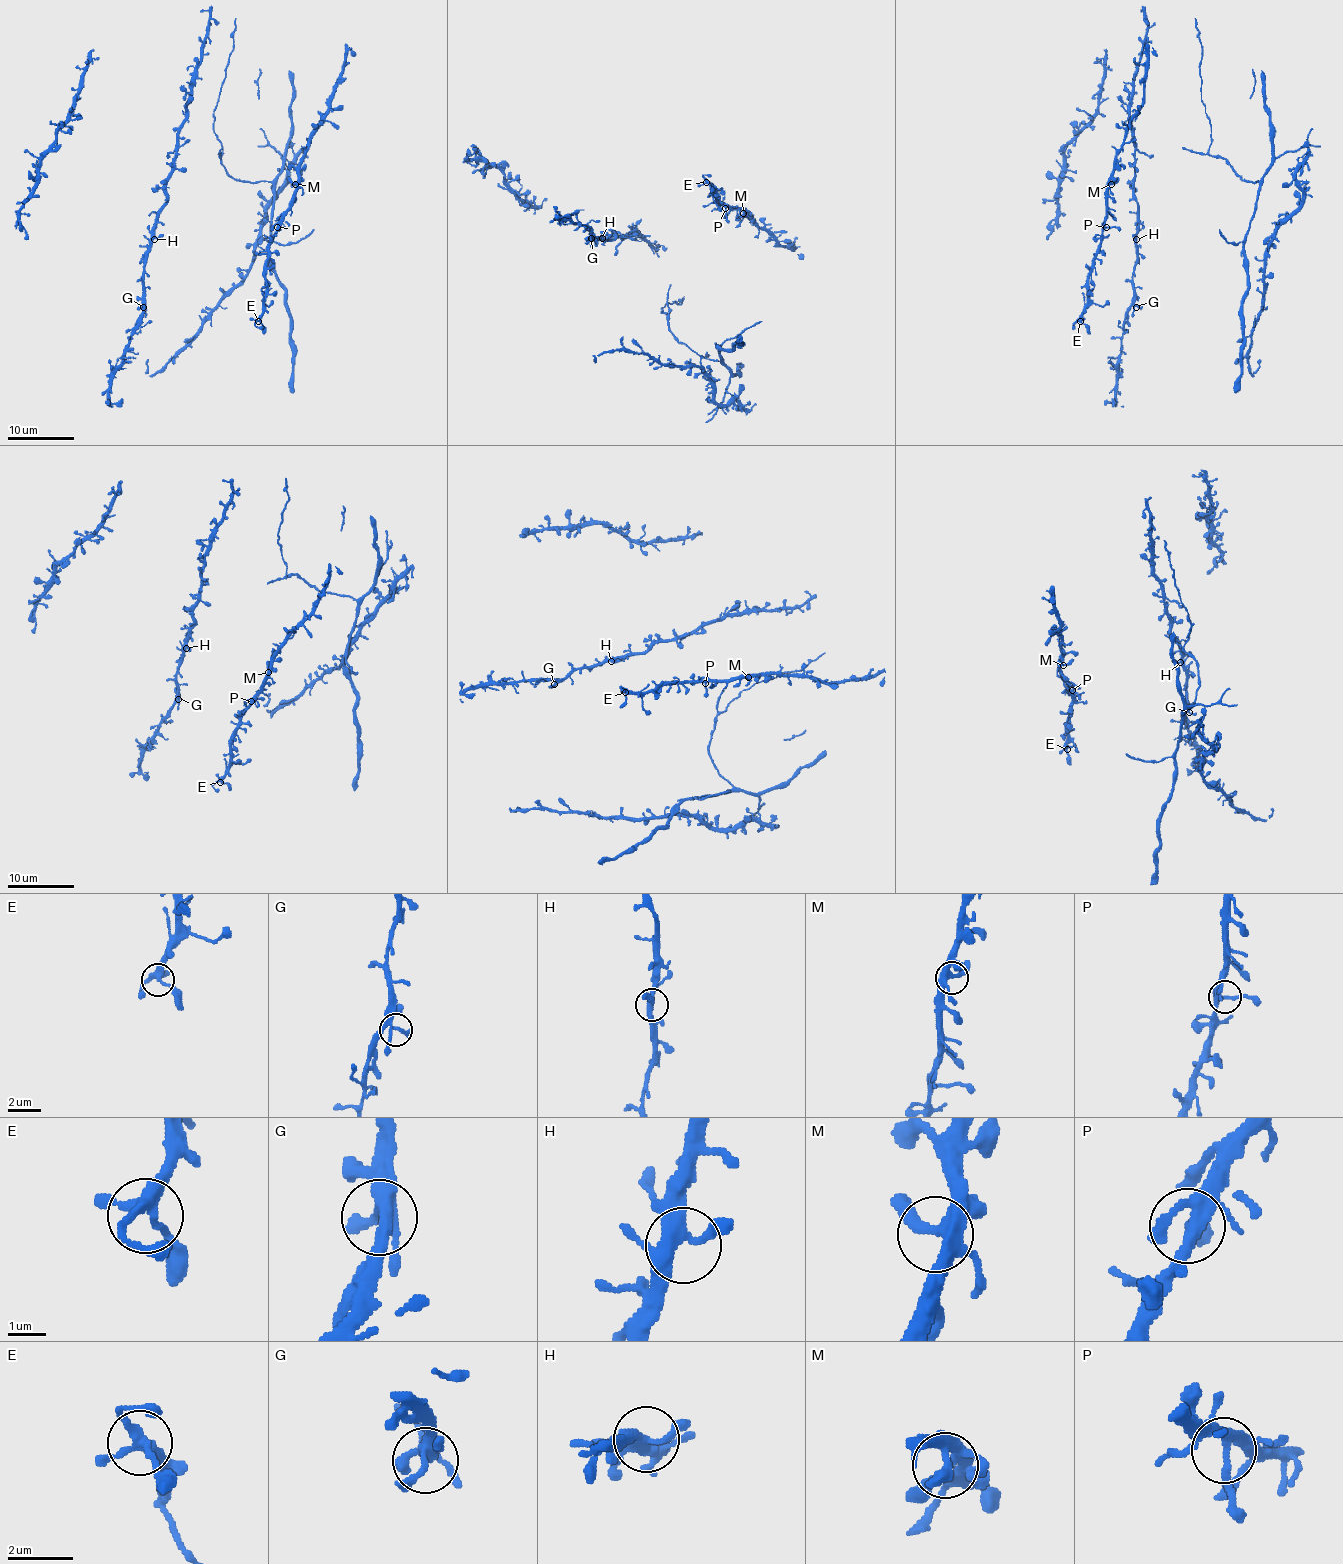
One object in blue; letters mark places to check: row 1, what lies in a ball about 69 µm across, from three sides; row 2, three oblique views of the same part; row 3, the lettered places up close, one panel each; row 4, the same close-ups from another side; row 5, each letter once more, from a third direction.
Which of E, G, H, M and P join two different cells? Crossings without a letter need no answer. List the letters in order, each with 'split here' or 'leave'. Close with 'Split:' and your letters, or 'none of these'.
E: leave
G: leave
H: leave
M: leave
P: leave
Split: none of these

